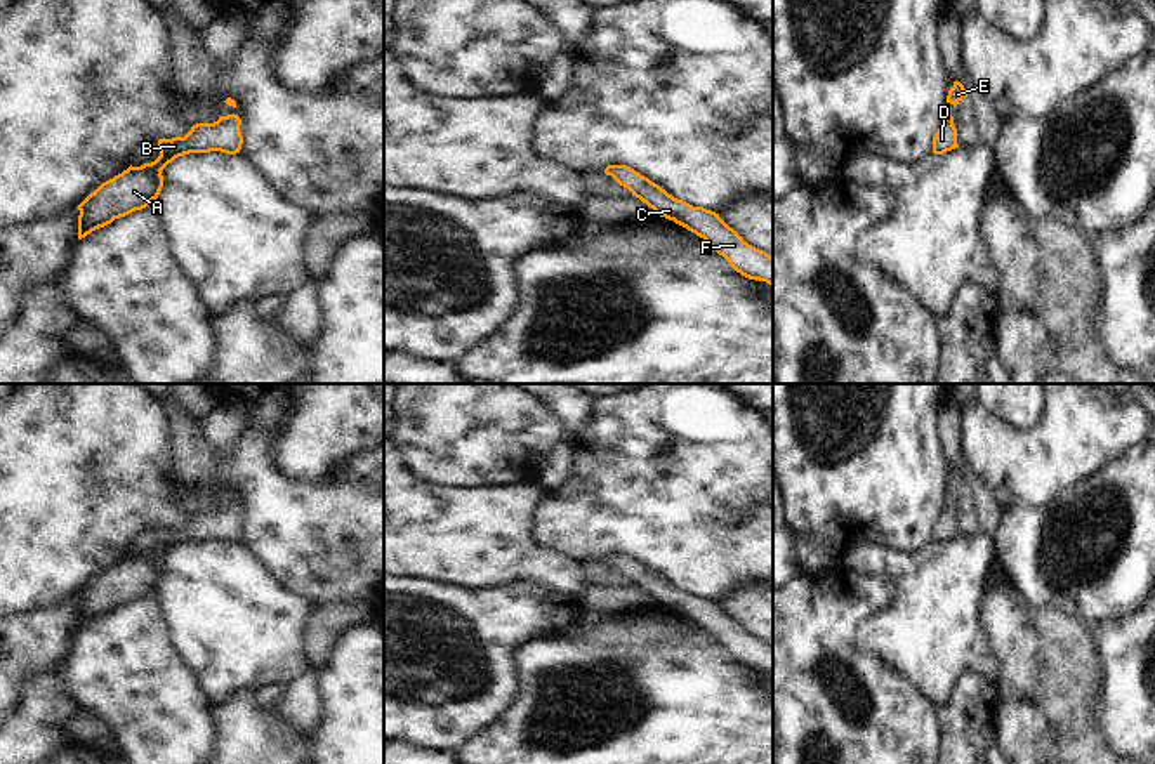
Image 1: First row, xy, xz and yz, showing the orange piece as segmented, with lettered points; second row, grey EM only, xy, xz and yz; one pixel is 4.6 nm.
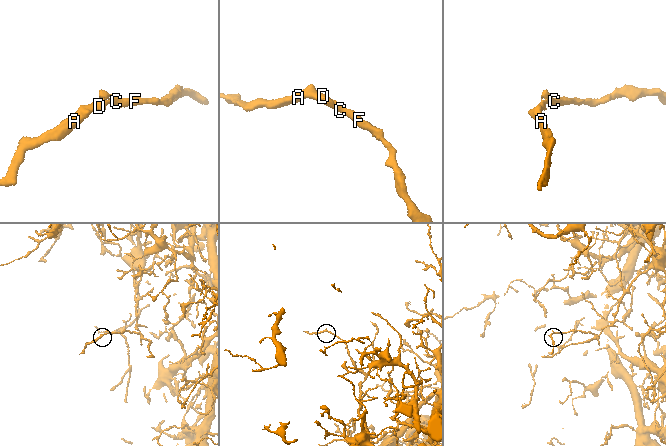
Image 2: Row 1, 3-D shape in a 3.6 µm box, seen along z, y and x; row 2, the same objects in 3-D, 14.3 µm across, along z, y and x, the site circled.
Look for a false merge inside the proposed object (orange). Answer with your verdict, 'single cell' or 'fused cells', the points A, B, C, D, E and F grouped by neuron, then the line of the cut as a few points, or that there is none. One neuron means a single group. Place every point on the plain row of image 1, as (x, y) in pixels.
single cell; A B C D E F; no cut

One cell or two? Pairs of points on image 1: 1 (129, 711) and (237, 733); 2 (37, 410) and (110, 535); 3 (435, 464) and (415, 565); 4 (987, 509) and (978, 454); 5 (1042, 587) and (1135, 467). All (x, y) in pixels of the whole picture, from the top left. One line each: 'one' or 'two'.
1: two
2: one
3: two
4: two
5: one

